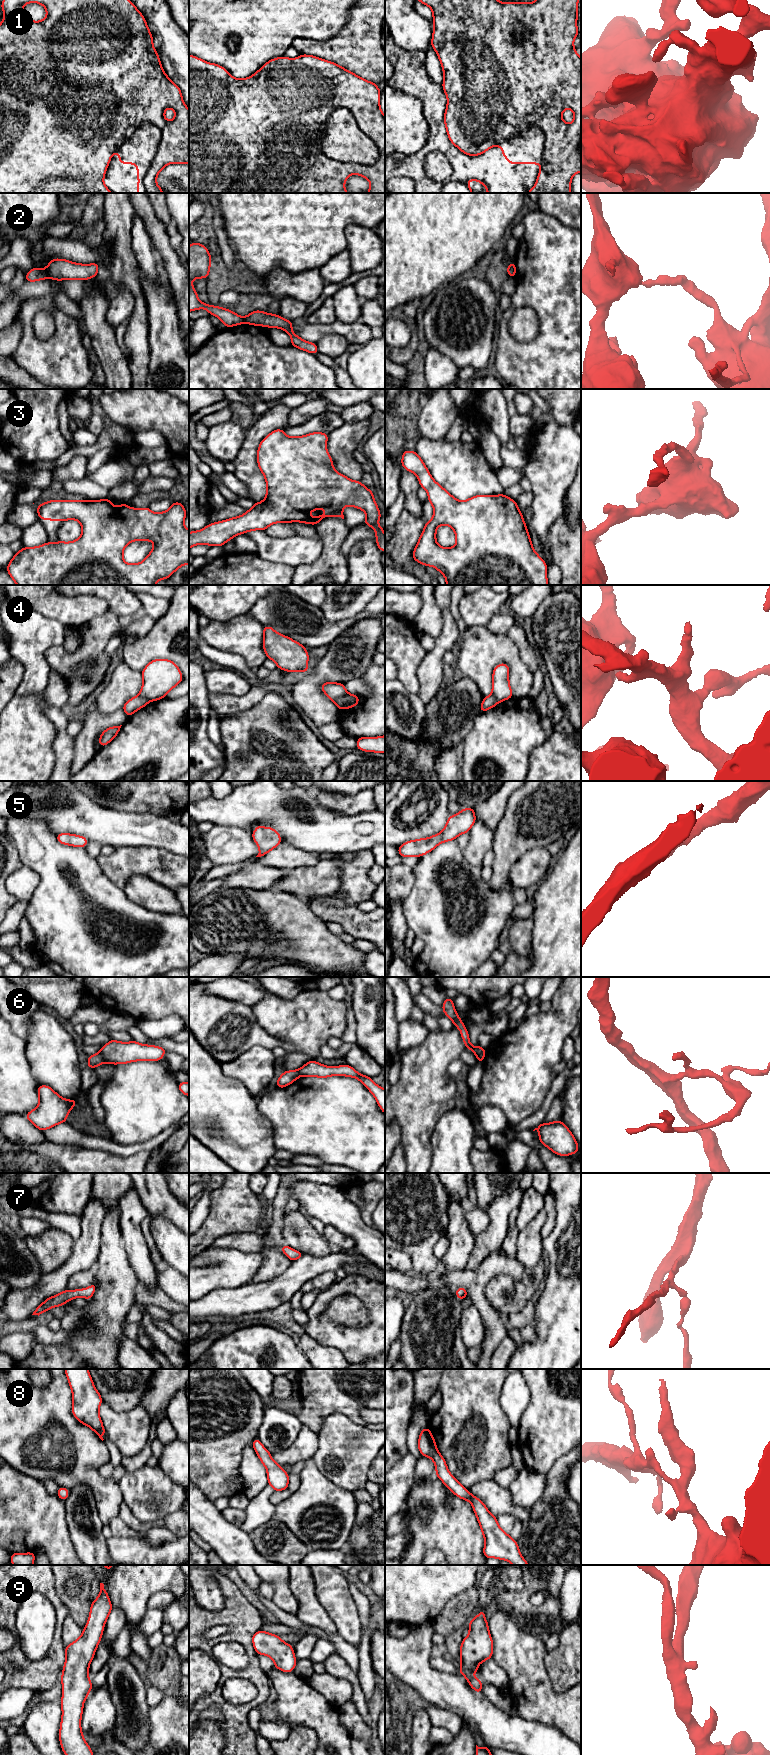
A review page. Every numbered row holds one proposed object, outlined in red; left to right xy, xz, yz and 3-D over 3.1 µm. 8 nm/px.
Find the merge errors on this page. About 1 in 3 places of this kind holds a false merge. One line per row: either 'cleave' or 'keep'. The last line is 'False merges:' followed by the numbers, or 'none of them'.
1: cleave
2: cleave
3: keep
4: cleave
5: keep
6: cleave
7: keep
8: keep
9: keep
False merges: 1, 2, 4, 6

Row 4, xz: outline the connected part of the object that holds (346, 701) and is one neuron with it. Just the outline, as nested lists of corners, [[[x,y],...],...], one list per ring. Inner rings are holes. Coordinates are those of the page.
[[[346,693],[343,696],[337,698],[335,700],[335,704],[339,710],[348,709],[358,705],[359,698],[360,697],[357,695]]]

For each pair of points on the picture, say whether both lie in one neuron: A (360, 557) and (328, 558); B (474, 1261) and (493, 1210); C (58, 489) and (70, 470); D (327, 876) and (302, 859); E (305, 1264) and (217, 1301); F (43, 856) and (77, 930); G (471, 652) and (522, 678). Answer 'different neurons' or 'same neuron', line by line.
A: different neurons
B: same neuron
C: same neuron
D: different neurons
E: same neuron
F: same neuron
G: same neuron

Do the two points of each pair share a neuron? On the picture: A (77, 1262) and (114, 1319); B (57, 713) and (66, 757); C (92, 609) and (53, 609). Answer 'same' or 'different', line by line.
A: different
B: same
C: same

